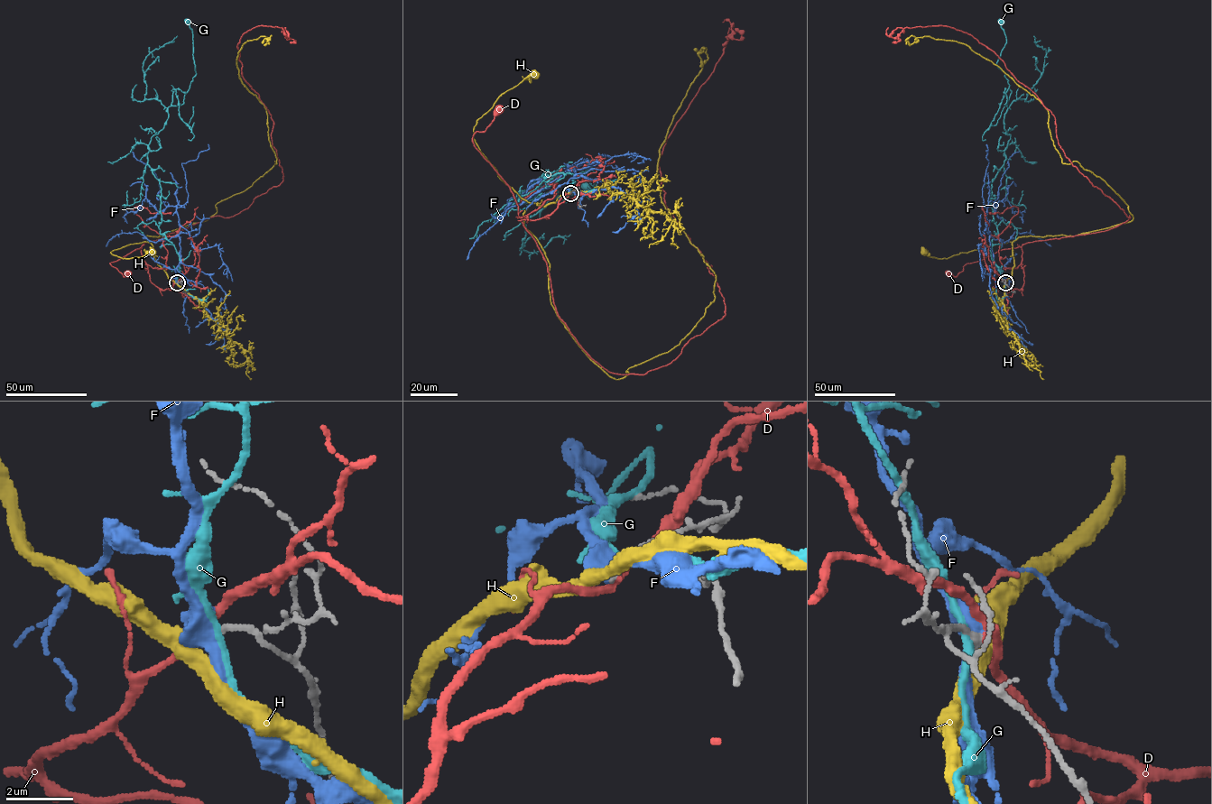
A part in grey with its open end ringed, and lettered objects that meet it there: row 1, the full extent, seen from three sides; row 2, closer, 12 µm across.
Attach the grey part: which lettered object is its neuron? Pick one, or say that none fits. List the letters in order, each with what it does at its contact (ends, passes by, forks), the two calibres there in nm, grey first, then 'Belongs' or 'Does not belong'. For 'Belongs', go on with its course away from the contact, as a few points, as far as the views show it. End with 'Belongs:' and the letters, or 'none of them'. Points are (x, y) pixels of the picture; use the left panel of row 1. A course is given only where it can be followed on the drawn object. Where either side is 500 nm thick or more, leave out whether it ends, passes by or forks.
D: It passes by. Thickness 240 nm (grey) against 220 nm. Does not belong
F: Thickness 240 nm (grey) against 500 nm. Does not belong
G: It passes by. Thickness 240 nm (grey) against 200 nm. Does not belong
H: It passes by. Thickness 220 nm (grey) against 400 nm. Does not belong
Belongs: none of them

